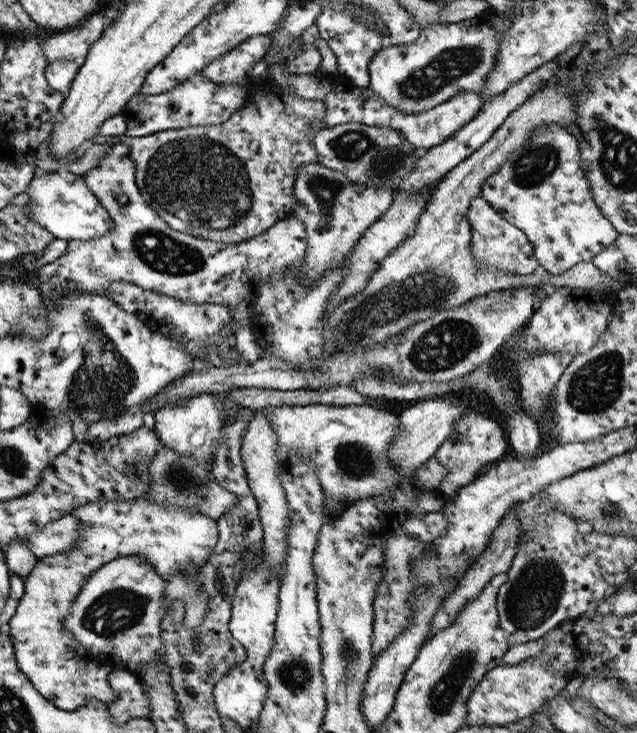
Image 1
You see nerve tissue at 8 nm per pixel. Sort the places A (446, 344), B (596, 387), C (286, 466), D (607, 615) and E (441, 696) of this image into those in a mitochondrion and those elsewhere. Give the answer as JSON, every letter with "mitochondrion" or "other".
{"A":"mitochondrion","B":"mitochondrion","C":"other","D":"other","E":"mitochondrion"}

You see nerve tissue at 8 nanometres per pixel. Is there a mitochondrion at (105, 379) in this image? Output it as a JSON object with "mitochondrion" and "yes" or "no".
{"mitochondrion":"yes"}

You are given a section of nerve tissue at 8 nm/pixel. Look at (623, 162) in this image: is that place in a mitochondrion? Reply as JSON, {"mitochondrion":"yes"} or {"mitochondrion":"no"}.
{"mitochondrion":"yes"}

